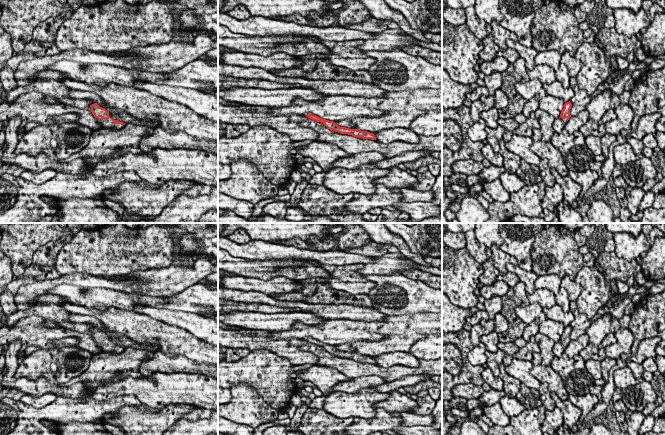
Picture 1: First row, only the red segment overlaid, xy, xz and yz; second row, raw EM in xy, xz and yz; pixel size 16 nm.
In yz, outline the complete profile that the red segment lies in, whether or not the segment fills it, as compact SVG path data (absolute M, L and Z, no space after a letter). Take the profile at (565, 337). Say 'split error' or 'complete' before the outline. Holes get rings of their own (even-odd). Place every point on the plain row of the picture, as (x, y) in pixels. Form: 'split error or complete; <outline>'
split error; M570 325L565 327L564 332L561 335L560 340L554 344L552 351L553 351L553 354L555 357L559 358L564 353L565 348L567 347L567 345L571 341L571 339L570 339L571 331L572 331L572 328Z

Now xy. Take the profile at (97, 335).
split error; M97 327L92 328L90 331L92 338L97 343L102 353L121 353L125 349L125 347L112 343L109 340L109 336L105 332L100 331Z

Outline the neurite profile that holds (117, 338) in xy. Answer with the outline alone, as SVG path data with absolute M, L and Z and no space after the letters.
M70 314L68 317L68 322L77 323L77 324L91 324L94 327L97 327L100 331L105 332L109 336L110 342L118 344L122 347L133 347L135 349L146 349L151 351L160 351L160 346L158 344L150 343L139 343L131 338L127 337L124 334L113 332L107 329L104 324L102 324L98 319L88 316L88 315L78 315Z

